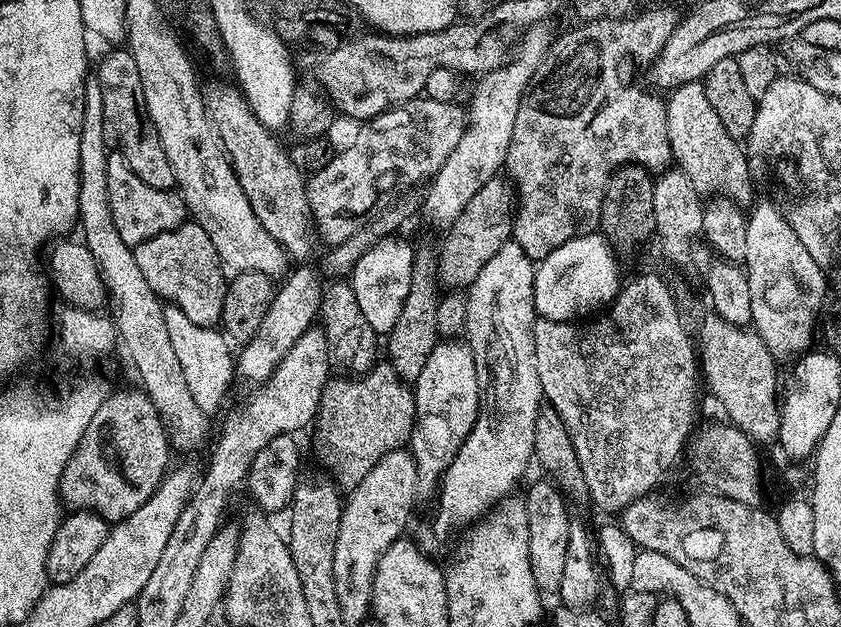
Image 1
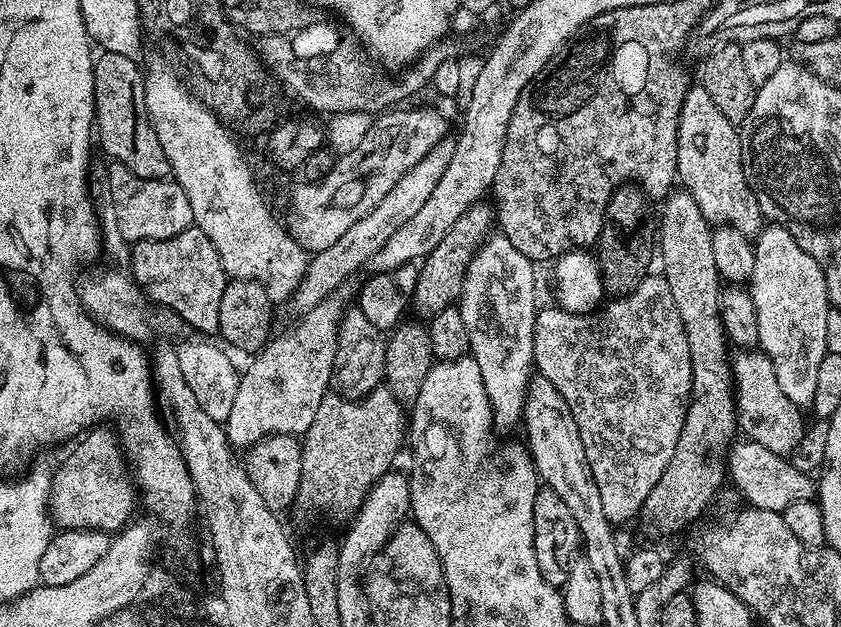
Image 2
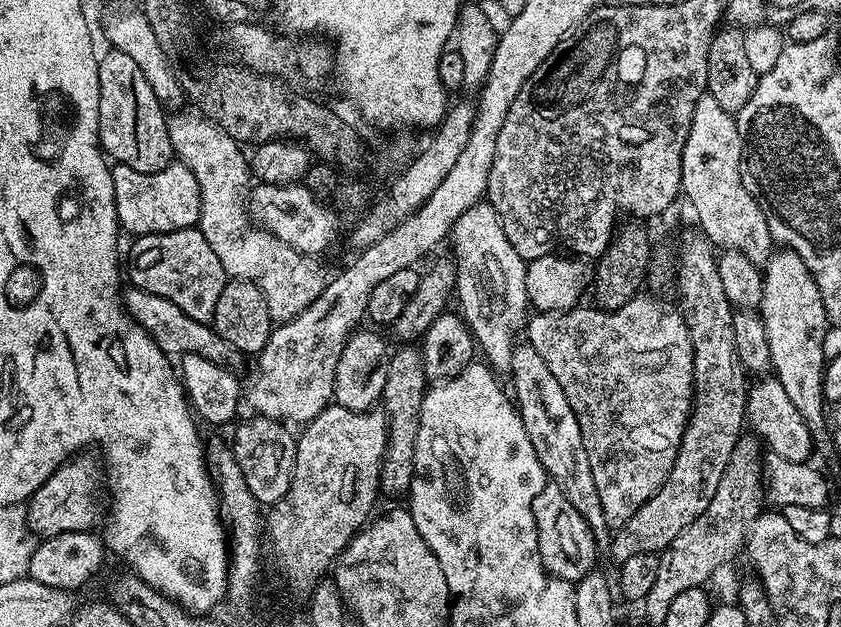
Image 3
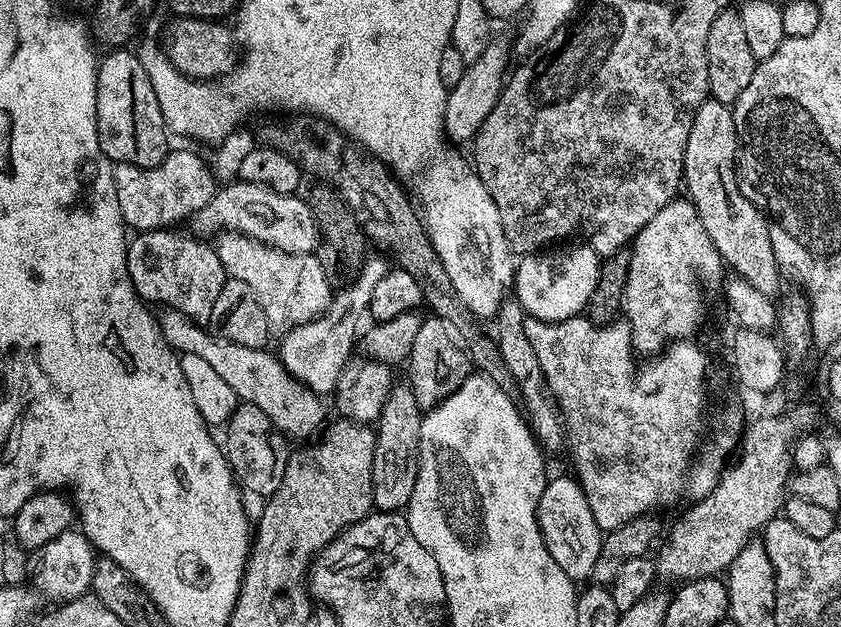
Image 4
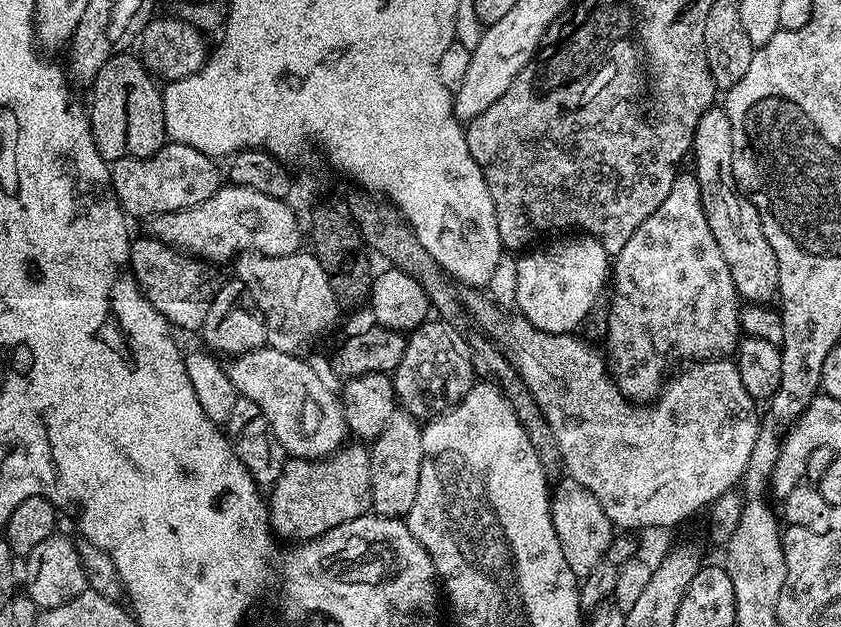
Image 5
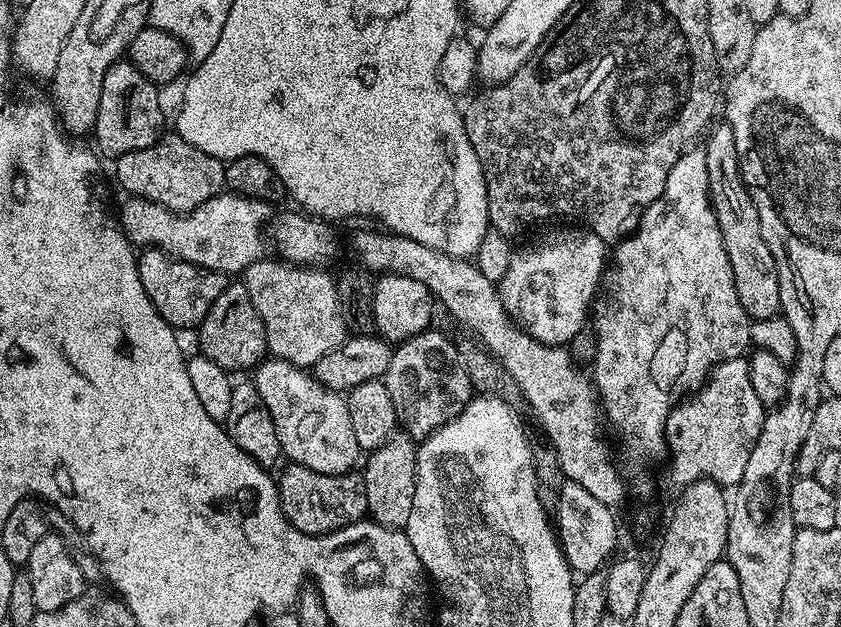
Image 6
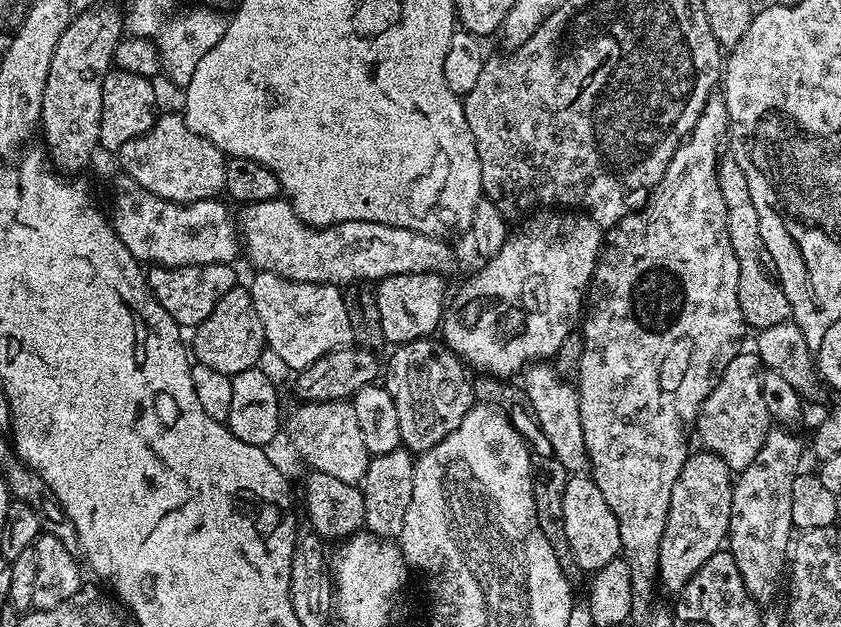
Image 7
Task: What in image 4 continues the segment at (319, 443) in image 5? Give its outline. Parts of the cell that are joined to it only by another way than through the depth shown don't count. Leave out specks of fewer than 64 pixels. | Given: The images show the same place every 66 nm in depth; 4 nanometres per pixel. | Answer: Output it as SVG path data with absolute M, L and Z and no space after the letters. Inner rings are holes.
M173 308L161 309L157 317L157 324L162 330L163 340L175 349L179 355L195 354L198 358L205 359L213 367L214 371L217 372L217 375L220 375L221 379L225 379L229 383L237 399L240 399L243 403L252 403L258 406L264 414L271 418L272 424L285 437L293 438L292 436L294 436L302 438L301 440L308 440L315 437L323 429L326 419L324 420L324 408L319 401L321 400L319 395L306 388L296 377L290 376L279 357L276 357L273 353L271 355L268 352L269 349L244 347L239 346L238 343L231 343L229 339L217 336L203 325L198 325L193 323L192 320L188 320L184 314Z

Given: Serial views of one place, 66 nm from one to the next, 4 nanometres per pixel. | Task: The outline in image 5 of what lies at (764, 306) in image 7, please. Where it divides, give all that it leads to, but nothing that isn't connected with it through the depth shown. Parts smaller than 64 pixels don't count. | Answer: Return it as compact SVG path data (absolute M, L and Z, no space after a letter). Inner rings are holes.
M723 107L708 108L698 122L690 153L690 164L692 160L696 167L694 175L698 190L702 194L702 210L706 214L706 222L710 222L710 234L714 234L718 250L722 250L722 258L726 258L726 266L730 266L730 278L734 278L737 297L750 304L768 306L777 299L780 291L778 258L774 258L774 250L770 242L766 242L758 210L736 187L733 154L734 134L730 118Z

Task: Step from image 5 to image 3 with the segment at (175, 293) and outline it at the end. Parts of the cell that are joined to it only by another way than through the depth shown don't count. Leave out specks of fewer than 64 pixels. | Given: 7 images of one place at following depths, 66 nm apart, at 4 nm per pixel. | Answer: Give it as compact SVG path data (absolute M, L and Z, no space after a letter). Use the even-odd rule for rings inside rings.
M199 227L137 236L131 242L132 249L126 252L126 276L132 279L131 287L166 298L190 318L211 325L214 306L218 306L218 297L226 283L226 273Z

